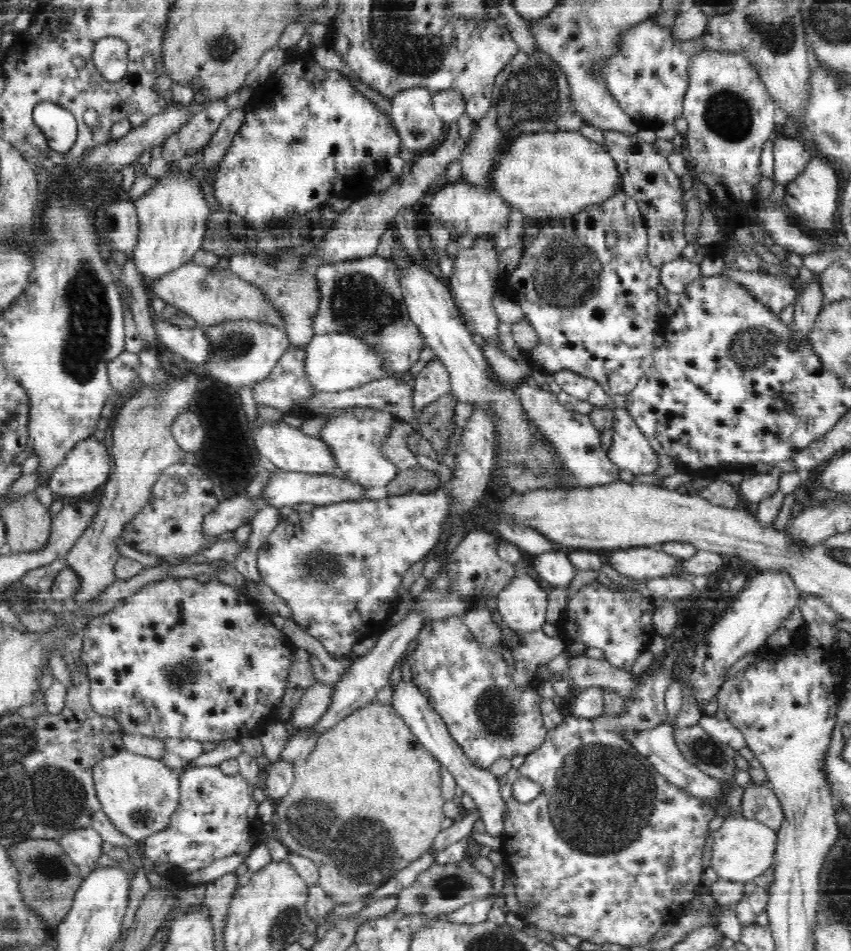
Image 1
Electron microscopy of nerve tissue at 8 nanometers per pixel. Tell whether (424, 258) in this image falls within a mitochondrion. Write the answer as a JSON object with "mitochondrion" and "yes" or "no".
{"mitochondrion":"no"}

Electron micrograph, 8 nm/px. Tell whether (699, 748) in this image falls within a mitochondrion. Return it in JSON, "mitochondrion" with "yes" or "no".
{"mitochondrion":"yes"}

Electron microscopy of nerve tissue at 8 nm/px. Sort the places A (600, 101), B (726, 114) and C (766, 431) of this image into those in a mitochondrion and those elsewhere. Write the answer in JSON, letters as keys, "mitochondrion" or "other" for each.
{"A":"other","B":"mitochondrion","C":"other"}

